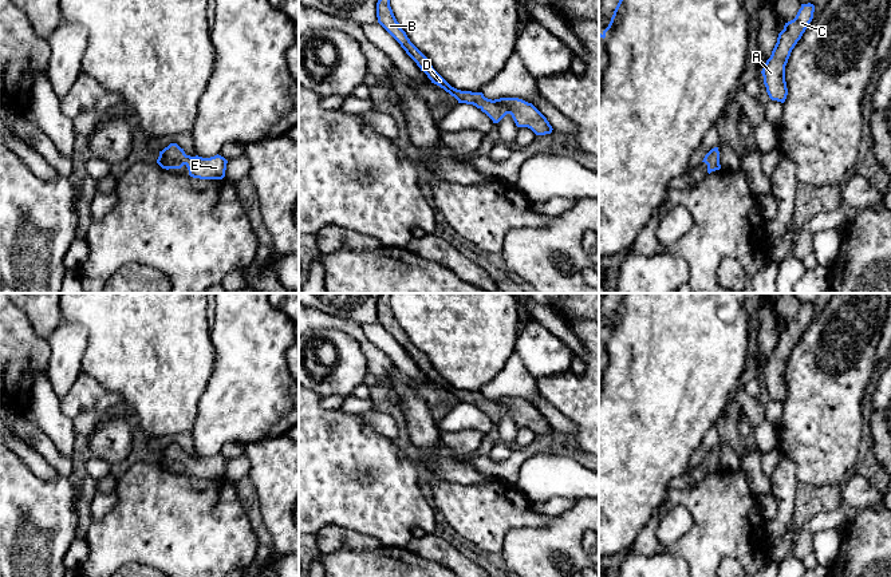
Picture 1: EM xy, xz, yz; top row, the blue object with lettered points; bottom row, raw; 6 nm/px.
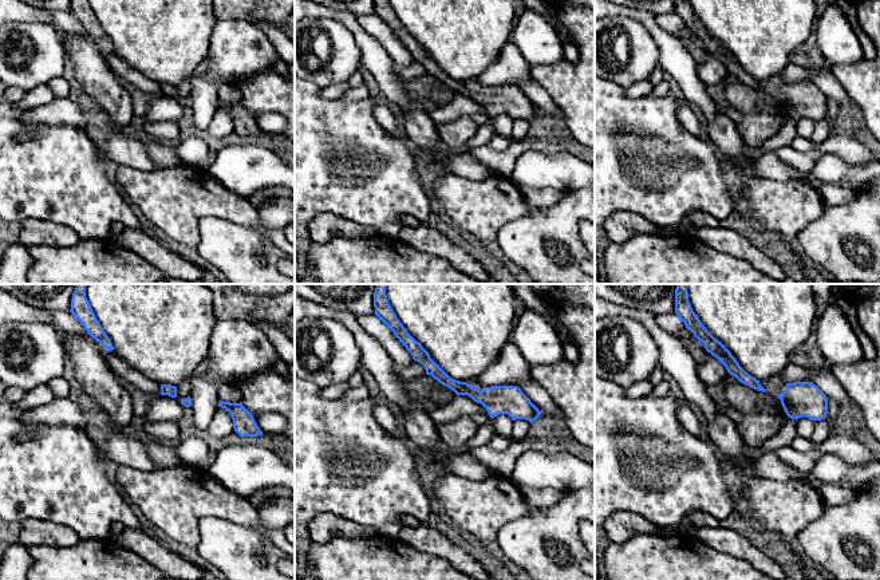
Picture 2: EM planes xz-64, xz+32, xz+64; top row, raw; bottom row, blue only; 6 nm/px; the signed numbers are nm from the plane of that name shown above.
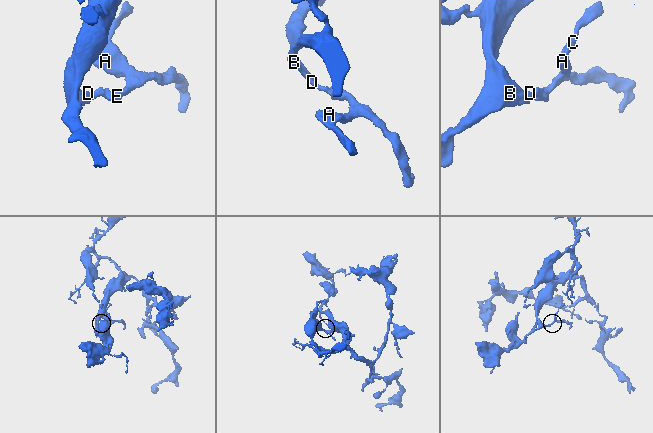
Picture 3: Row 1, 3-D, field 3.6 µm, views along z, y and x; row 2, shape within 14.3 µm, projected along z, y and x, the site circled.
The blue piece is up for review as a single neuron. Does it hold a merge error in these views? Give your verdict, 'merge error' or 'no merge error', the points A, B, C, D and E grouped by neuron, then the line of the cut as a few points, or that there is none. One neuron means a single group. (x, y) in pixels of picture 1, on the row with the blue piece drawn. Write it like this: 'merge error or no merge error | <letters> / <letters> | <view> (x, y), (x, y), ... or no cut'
no merge error | A B C D E | no cut

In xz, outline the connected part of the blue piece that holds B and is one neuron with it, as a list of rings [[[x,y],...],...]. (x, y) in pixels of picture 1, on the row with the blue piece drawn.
[[[378,0],[378,23],[401,44],[406,54],[417,63],[431,83],[439,86],[458,103],[473,104],[485,112],[493,123],[498,123],[506,114],[510,114],[517,127],[528,127],[536,135],[552,133],[552,126],[547,118],[532,104],[519,98],[488,99],[482,92],[461,91],[452,87],[430,64],[429,59],[410,42],[406,32],[397,21],[390,0]]]

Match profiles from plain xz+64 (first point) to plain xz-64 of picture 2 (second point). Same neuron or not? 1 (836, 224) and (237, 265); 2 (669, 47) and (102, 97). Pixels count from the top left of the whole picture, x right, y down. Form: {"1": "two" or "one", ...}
{"1": "one", "2": "two"}

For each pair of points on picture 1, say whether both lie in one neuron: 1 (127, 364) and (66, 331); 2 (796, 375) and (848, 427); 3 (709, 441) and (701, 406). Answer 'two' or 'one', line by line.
1: two
2: one
3: two

